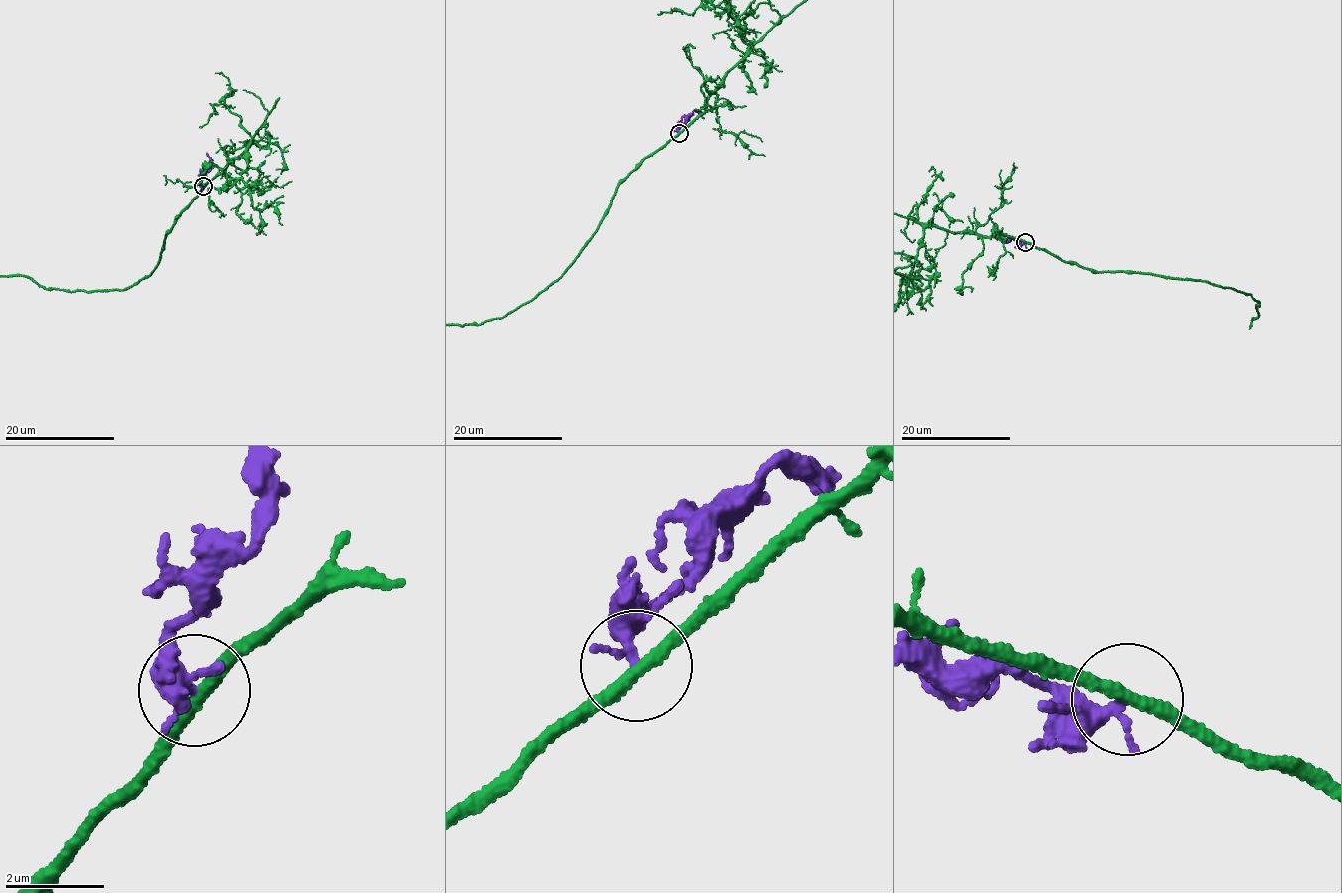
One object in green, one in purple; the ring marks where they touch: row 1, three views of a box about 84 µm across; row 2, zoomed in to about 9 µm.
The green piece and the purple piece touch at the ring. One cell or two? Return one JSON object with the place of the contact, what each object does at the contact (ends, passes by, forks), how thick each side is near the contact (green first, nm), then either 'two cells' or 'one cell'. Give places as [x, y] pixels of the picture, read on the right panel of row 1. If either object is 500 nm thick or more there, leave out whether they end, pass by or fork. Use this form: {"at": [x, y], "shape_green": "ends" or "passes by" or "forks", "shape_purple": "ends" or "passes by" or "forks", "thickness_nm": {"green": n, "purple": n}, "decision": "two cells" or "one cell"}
{"at": [1025, 242], "shape_green": "passes by", "shape_purple": "ends", "thickness_nm": {"green": 280, "purple": 280}, "decision": "two cells"}

